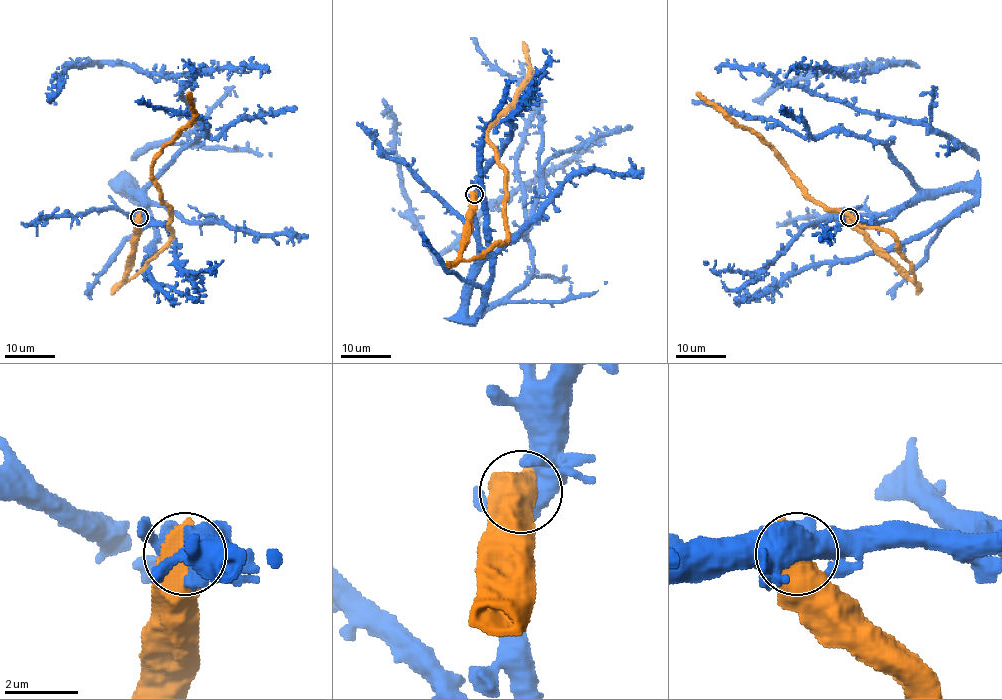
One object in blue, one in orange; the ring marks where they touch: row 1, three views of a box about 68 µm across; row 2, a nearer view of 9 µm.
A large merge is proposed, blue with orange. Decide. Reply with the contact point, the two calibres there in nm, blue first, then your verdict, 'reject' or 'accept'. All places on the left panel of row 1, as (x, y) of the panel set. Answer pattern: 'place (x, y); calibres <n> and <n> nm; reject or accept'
place (139, 217); calibres 440 and 900 nm; reject

